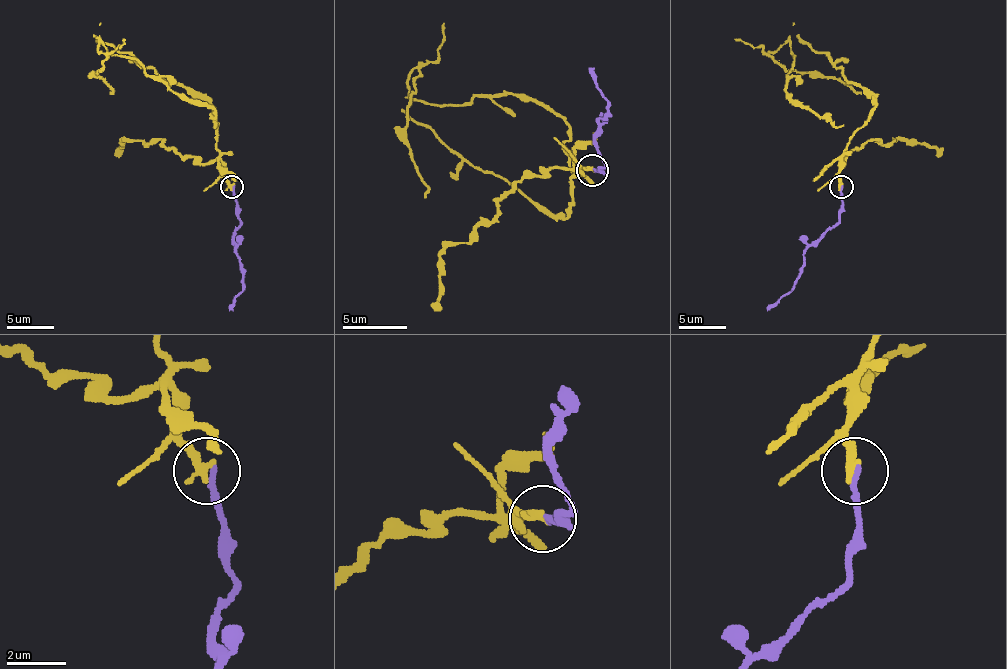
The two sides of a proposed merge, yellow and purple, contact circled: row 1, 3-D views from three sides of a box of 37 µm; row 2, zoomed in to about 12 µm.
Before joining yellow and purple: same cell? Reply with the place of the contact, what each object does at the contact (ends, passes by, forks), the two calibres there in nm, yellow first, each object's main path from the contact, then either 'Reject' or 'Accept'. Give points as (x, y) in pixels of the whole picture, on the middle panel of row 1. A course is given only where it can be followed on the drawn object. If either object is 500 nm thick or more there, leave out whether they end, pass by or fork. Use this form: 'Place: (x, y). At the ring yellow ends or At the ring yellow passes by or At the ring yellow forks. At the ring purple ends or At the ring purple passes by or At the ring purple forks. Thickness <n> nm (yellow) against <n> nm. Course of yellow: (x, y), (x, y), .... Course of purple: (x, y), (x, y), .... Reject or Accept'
Place: (592, 170). At the ring yellow ends. At the ring purple ends. Thickness 300 nm (yellow) against 200 nm. Course of yellow: (591, 171), (575, 174), (569, 213), (536, 209), (462, 161), (407, 99), (530, 96), (566, 122), (572, 174). Course of purple: (595, 171), (601, 167), (598, 122), (608, 109), (588, 67). Reject

